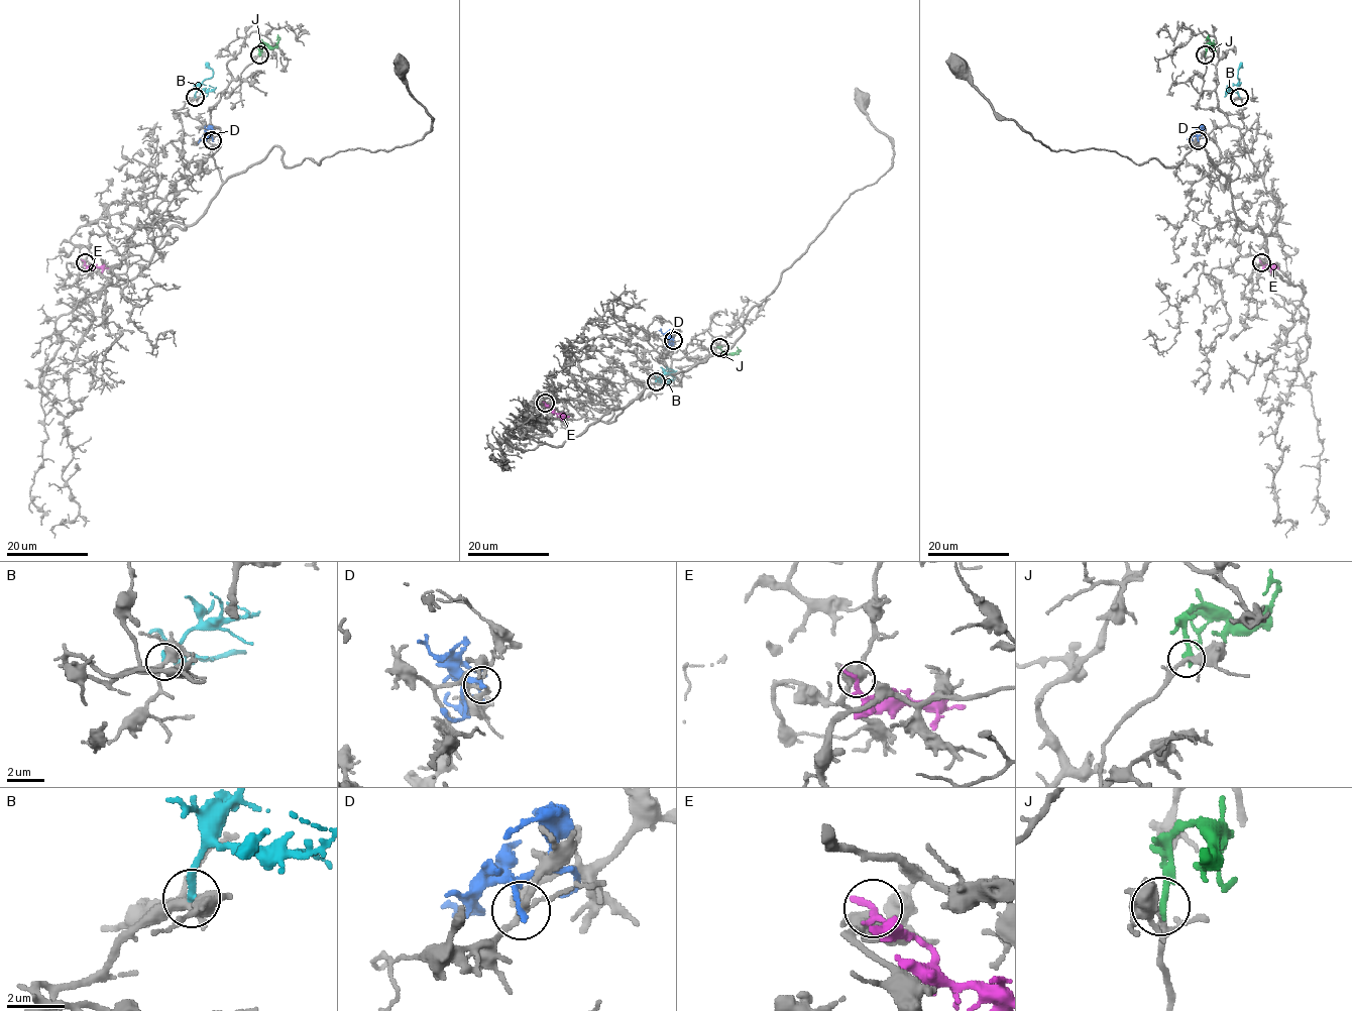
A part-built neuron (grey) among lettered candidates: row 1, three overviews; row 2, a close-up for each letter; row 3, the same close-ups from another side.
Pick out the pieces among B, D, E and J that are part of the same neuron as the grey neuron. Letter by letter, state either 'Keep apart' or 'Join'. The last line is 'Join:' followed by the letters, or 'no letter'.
B: Join
D: Keep apart
E: Keep apart
J: Keep apart
Join: B

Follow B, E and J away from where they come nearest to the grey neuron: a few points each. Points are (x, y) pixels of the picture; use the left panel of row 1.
B: (195, 97), (196, 88), (213, 76), (213, 70), (206, 63)
E: (84, 261), (88, 265), (109, 267)
J: (259, 54), (259, 44), (273, 46), (278, 38), (275, 39)

